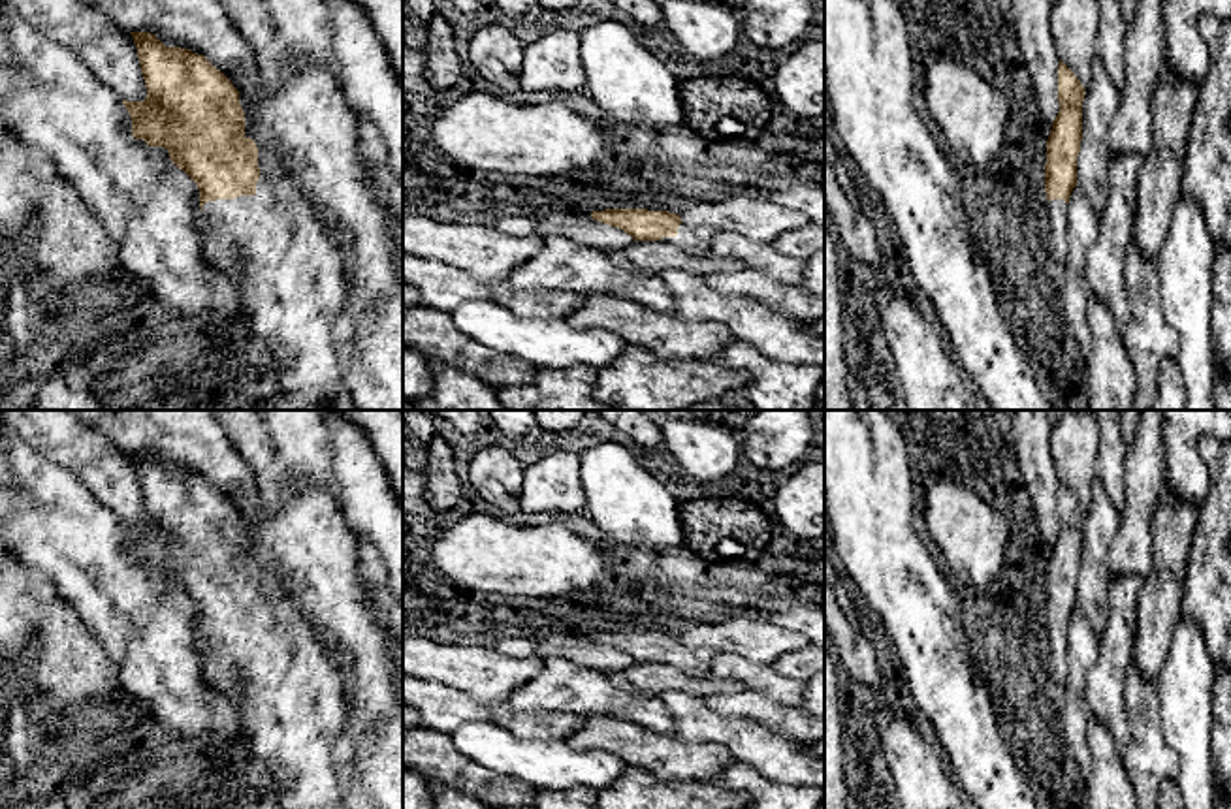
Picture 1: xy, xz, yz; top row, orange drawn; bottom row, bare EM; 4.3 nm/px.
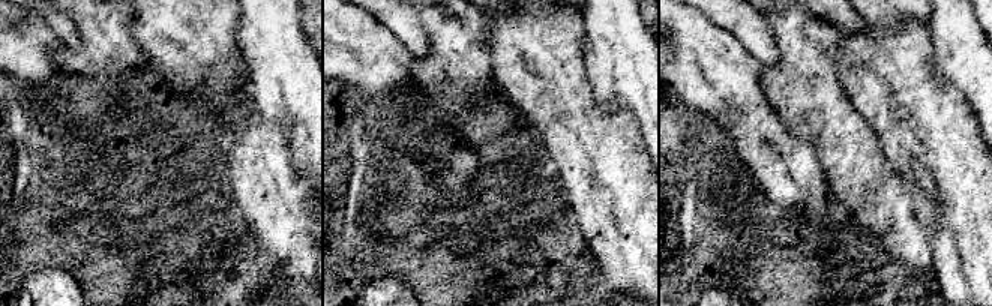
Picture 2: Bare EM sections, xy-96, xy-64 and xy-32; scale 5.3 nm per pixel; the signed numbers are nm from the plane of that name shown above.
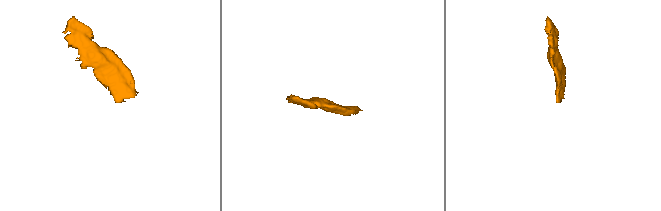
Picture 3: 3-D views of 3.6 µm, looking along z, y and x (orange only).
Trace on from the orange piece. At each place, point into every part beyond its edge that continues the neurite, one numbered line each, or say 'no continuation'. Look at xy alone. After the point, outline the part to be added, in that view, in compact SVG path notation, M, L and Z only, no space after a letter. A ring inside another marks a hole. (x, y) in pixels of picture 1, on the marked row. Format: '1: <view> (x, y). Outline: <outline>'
1: xy (292, 273). Outline: M260 151L258 167L254 196L203 205L207 258L222 269L243 265L243 299L252 329L275 350L280 389L309 408L358 410L333 342L333 322L346 299L341 252L322 231L309 201Z

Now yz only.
1: yz (1056, 207). Outline: M1050 199L1047 205L1050 222L1052 265L1062 271L1067 256L1067 203L1063 199Z

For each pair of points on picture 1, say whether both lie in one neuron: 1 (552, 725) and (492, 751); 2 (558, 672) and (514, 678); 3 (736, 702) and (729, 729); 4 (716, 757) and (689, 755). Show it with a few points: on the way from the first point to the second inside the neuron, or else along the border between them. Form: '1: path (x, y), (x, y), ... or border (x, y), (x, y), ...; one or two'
1: border (482, 721), (501, 725), (518, 736), (563, 740); two
2: border (544, 661), (543, 668), (507, 700); two
3: border (704, 706), (725, 715), (751, 717), (774, 729); two
4: path (710, 757), (695, 757); one

